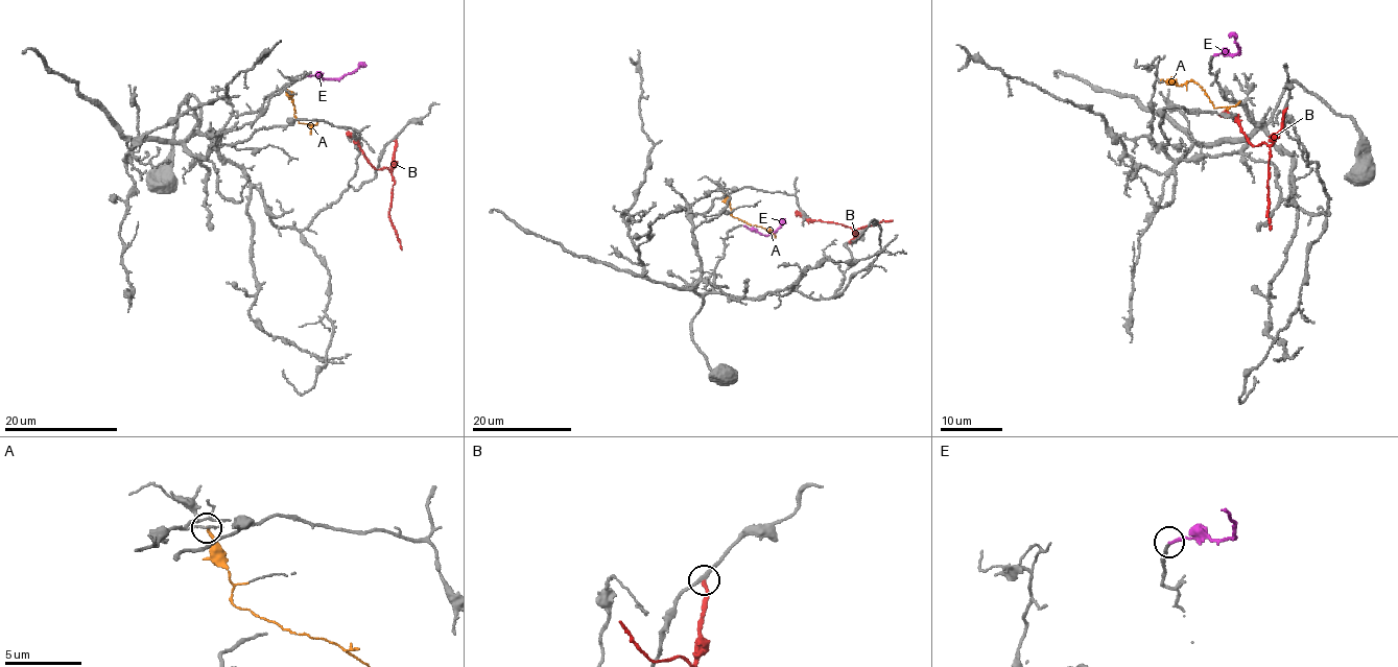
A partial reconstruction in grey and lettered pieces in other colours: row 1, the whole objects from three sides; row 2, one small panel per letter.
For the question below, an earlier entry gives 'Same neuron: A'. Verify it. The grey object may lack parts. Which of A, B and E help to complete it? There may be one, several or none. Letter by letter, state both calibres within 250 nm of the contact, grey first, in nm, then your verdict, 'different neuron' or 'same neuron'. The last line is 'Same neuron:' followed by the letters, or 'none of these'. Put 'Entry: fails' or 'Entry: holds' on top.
Entry: fails
A: 150/180 nm | different neuron
B: 200/240 nm | different neuron
E: 150/170 nm | same neuron
Same neuron: E

